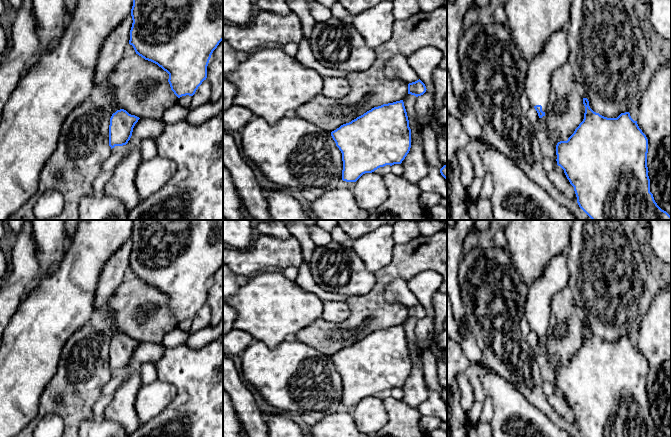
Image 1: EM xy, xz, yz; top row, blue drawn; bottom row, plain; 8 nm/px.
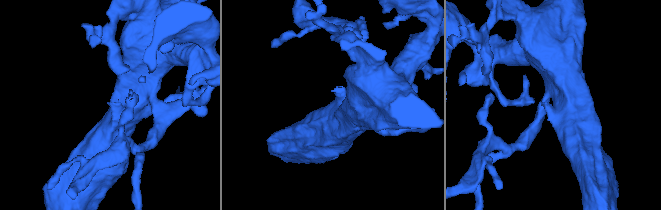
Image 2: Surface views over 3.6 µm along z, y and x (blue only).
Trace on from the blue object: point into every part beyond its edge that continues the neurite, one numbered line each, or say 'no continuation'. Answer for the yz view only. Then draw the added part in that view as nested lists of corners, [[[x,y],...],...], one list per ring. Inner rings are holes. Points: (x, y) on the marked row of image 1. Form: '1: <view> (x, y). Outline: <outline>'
1: yz (554, 54). Outline: [[[569,25],[564,26],[547,39],[538,55],[530,62],[526,73],[524,93],[531,107],[541,105],[543,112],[546,112],[548,107],[551,74],[568,60],[568,28]]]

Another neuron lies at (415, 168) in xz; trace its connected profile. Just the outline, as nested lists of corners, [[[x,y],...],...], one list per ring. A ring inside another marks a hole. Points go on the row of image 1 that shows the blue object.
[[[407,94],[403,99],[407,112],[408,120],[412,124],[411,129],[411,148],[401,165],[403,167],[402,177],[410,183],[418,184],[428,174],[428,165],[425,161],[422,131],[423,125],[419,120],[415,111],[416,96]]]

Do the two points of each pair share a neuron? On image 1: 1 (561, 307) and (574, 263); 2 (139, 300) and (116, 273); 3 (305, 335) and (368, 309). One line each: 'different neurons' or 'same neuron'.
1: different neurons
2: different neurons
3: same neuron

